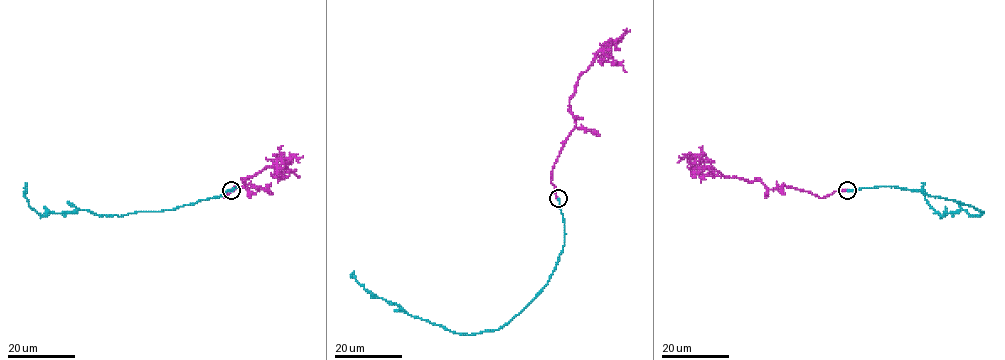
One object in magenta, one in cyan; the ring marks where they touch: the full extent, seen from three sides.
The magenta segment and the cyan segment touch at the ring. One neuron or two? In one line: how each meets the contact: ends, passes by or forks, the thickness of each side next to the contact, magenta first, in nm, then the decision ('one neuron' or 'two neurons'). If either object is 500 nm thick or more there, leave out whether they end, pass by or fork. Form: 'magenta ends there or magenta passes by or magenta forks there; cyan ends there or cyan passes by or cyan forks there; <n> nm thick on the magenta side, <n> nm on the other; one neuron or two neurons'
magenta ends there; cyan ends there; 240 nm thick on the magenta side, 220 nm on the other; two neurons

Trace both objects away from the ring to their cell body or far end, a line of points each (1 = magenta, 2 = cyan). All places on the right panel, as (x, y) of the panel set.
1: (848, 190), (821, 197), (790, 187), (768, 189), (759, 180), (697, 167), (698, 172), (709, 168), (720, 177)
2: (848, 190), (891, 186), (919, 191), (983, 212), (973, 216), (961, 209), (940, 216), (925, 199), (922, 182)

